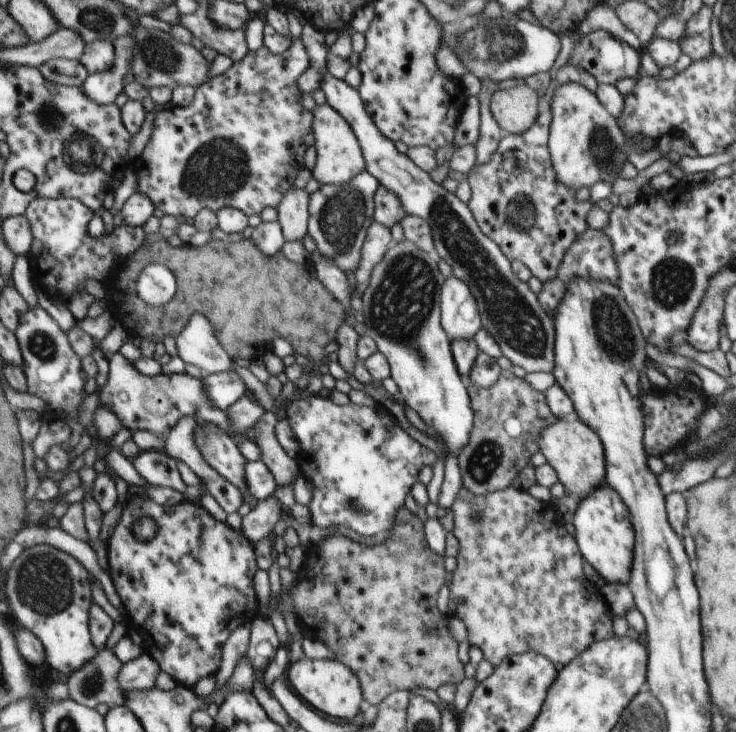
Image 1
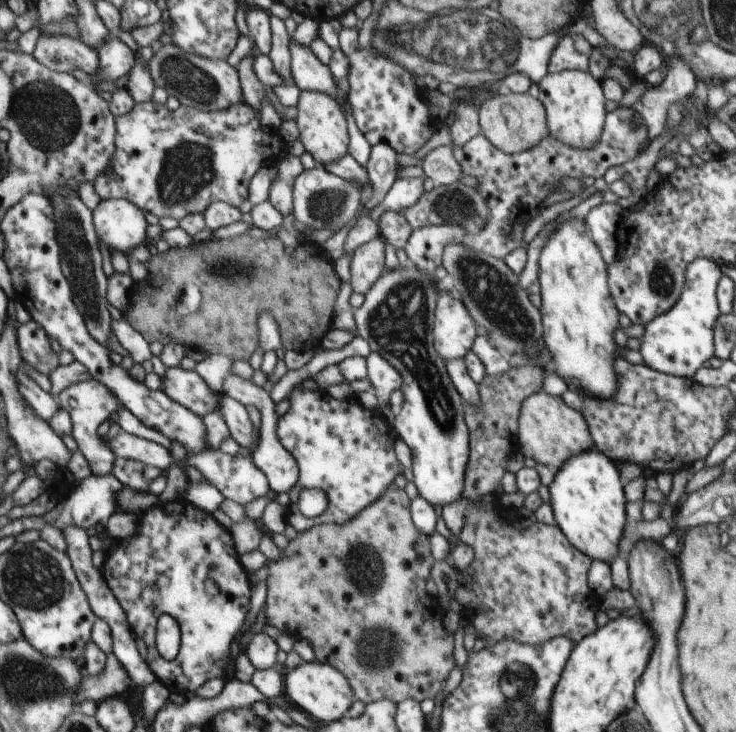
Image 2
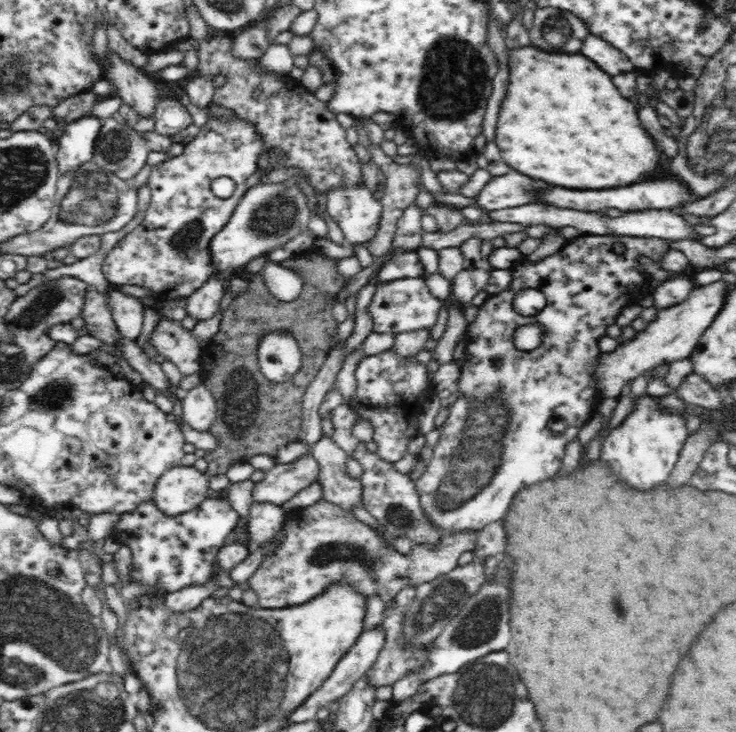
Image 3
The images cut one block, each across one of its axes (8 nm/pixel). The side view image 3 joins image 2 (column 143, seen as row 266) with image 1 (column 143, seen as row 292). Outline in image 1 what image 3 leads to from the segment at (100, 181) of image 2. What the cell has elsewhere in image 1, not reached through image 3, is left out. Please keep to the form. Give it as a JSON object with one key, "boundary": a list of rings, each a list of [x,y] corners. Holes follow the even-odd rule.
{"boundary":[[[296,38],[293,45],[287,51],[278,54],[274,54],[263,44],[258,50],[254,52],[248,51],[248,54],[245,54],[239,61],[234,61],[234,64],[226,72],[212,77],[209,81],[204,81],[195,90],[194,99],[189,106],[171,106],[158,113],[153,122],[154,128],[152,129],[151,137],[140,156],[144,165],[140,172],[138,172],[138,188],[136,192],[147,194],[155,208],[163,210],[166,215],[175,217],[185,216],[186,218],[194,218],[203,208],[209,208],[216,213],[220,209],[234,207],[240,209],[247,217],[251,214],[260,215],[260,212],[264,208],[268,208],[268,206],[277,208],[284,195],[289,190],[295,188],[294,180],[298,178],[298,172],[304,168],[311,168],[312,164],[312,161],[310,161],[311,149],[315,144],[313,112],[308,111],[300,103],[303,92],[299,90],[297,85],[297,79],[308,70],[309,64],[306,49],[302,45],[300,38]]]}

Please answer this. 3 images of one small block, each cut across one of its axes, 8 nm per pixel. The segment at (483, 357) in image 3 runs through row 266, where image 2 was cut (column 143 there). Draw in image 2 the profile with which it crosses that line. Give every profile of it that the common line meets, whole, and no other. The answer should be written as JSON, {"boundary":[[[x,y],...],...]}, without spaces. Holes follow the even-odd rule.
{"boundary":[[[186,500],[167,501],[165,503],[158,502],[151,506],[146,512],[139,516],[137,529],[135,533],[131,534],[129,539],[122,539],[121,541],[115,540],[115,544],[106,552],[104,564],[101,566],[101,573],[110,590],[114,593],[116,600],[121,604],[121,607],[126,613],[128,622],[130,623],[133,634],[137,638],[142,638],[148,651],[146,663],[150,670],[155,674],[155,678],[162,684],[165,684],[171,693],[181,693],[182,695],[189,696],[194,694],[205,682],[210,679],[224,678],[226,680],[226,668],[230,658],[230,644],[234,640],[234,636],[238,634],[240,628],[244,624],[246,614],[250,610],[250,590],[252,582],[246,573],[245,567],[240,562],[239,552],[236,550],[231,532],[229,529],[224,528],[212,513],[207,513],[201,508],[194,506]],[[170,615],[178,622],[179,629],[181,630],[181,647],[178,656],[174,660],[167,661],[160,656],[156,648],[155,638],[157,631],[157,622],[160,616]]]}

